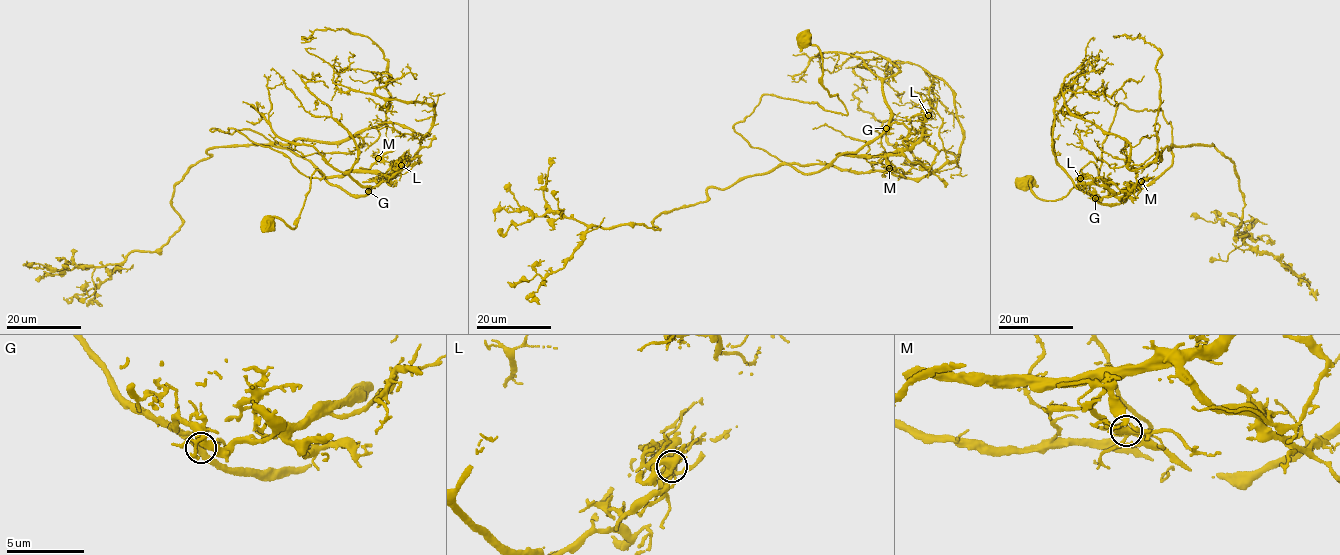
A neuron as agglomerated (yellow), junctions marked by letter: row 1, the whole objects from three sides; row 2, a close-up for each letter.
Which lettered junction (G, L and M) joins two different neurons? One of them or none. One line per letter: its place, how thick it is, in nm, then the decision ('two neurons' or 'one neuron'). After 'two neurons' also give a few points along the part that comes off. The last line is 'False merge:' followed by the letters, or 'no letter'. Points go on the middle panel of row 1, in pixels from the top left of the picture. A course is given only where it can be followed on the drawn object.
G: (886, 128) | 400 nm | two neurons | (886, 128), (895, 122), (902, 124), (909, 134), (903, 139), (907, 147), (904, 155), (943, 180), (944, 187)
L: (928, 115) | 400 nm | one neuron
M: (889, 168) | 400 nm | one neuron
False merge: G

